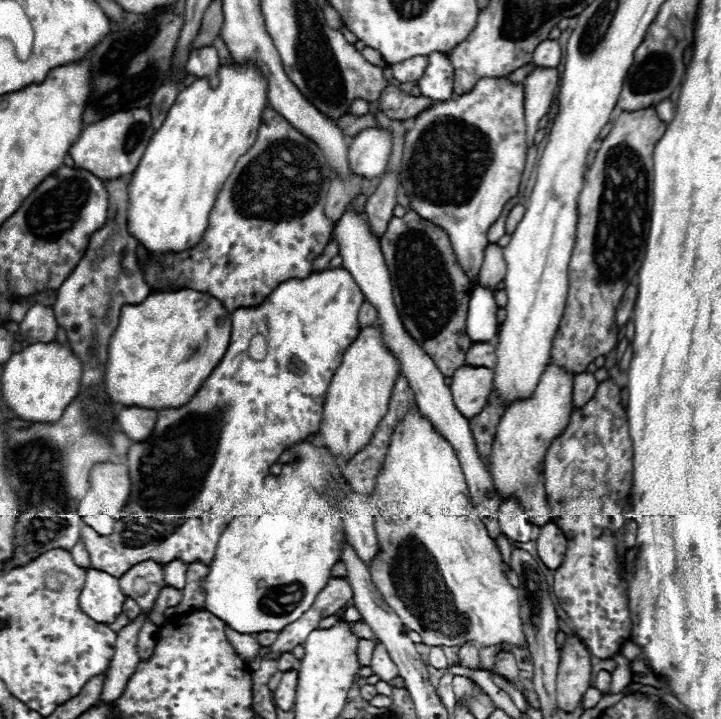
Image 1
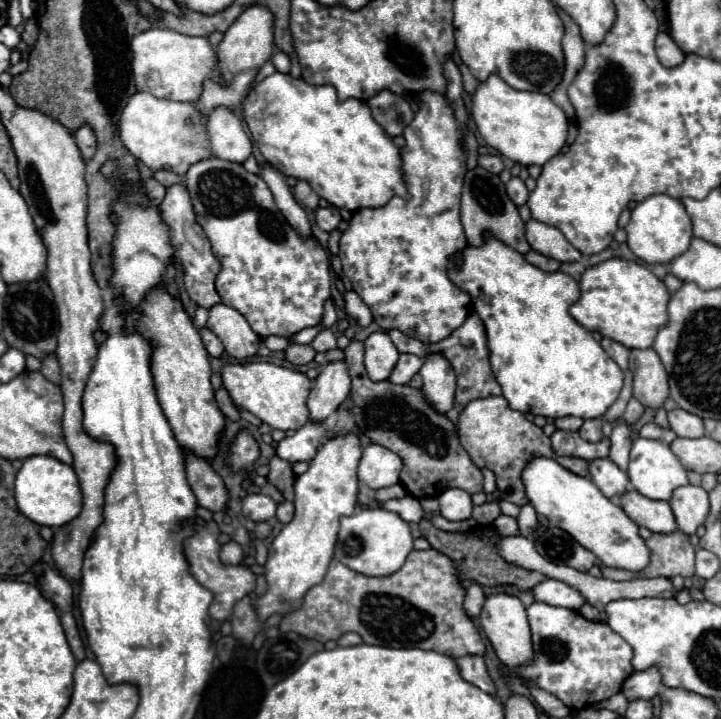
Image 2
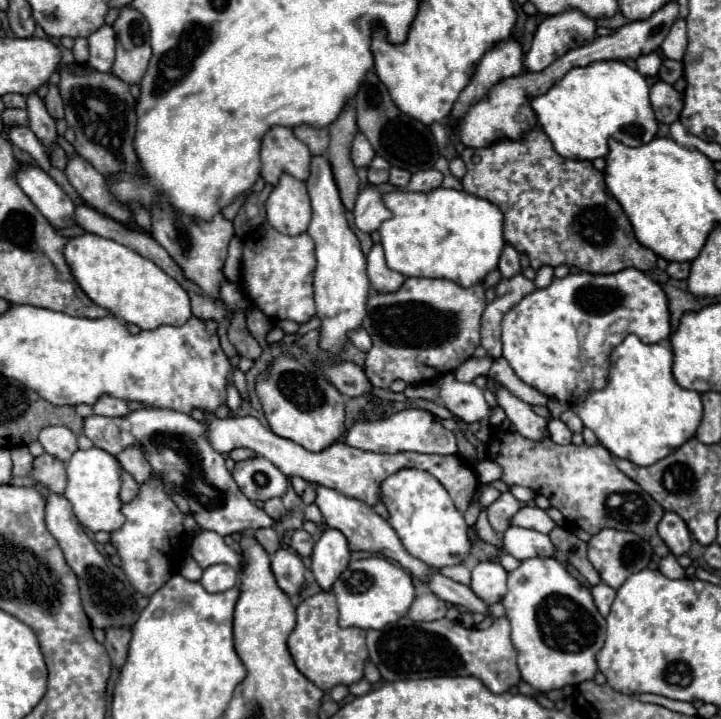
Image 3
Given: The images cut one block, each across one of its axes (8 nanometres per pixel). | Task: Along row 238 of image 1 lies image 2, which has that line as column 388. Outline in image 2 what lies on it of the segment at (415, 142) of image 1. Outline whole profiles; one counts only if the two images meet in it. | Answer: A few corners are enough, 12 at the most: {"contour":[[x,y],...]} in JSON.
{"contour":[[384,446],[364,448],[358,480],[372,490],[398,484],[400,456]]}

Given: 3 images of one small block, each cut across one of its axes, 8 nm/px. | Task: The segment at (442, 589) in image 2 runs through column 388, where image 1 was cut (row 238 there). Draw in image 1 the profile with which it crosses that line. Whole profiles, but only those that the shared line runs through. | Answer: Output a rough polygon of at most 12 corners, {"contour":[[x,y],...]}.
{"contour":[[620,110],[578,194],[552,362],[618,344],[666,122]]}

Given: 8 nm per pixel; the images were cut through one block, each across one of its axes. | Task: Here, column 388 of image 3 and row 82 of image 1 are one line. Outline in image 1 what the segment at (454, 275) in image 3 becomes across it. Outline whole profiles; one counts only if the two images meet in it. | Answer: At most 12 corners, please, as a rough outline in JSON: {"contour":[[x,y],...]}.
{"contour":[[252,62],[178,92],[132,172],[128,228],[150,252],[200,242],[256,140]]}

